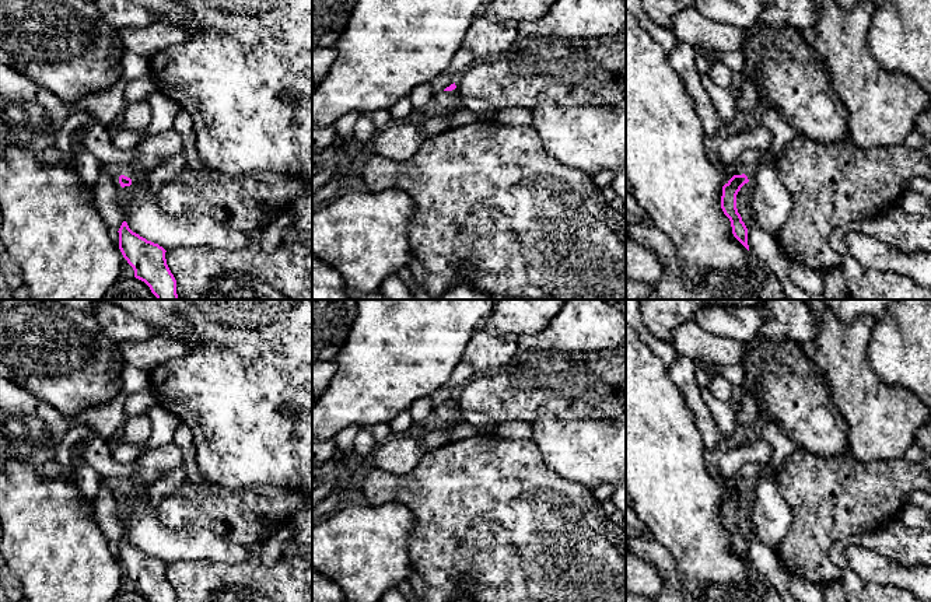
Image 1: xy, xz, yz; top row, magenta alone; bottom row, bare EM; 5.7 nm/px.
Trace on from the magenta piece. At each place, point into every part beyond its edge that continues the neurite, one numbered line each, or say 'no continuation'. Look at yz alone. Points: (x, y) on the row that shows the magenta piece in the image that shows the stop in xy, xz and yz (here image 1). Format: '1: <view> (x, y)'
no continuation

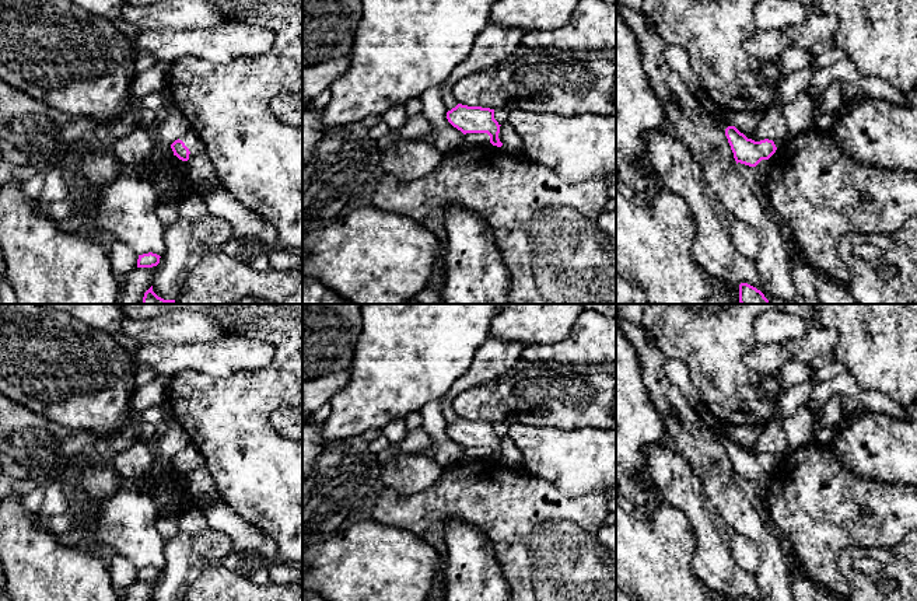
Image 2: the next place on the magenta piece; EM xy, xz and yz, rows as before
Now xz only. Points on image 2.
no continuation

